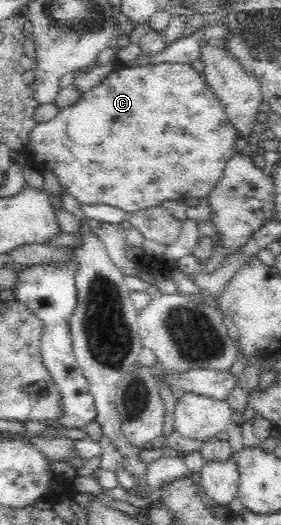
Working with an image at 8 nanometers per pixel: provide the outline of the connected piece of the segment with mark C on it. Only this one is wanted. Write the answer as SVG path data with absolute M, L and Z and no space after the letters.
M148 63L137 66L126 65L120 69L114 69L100 84L87 92L81 93L72 105L59 111L51 120L45 123L37 123L29 134L29 144L24 147L29 166L40 169L42 173L44 173L44 170L54 172L60 186L76 197L80 204L105 204L116 207L126 214L161 206L165 201L185 201L191 197L197 197L199 200L207 199L220 182L220 178L223 177L228 160L236 153L236 140L240 137L232 122L227 118L227 113L220 98L207 85L205 78L191 64L181 63Z

